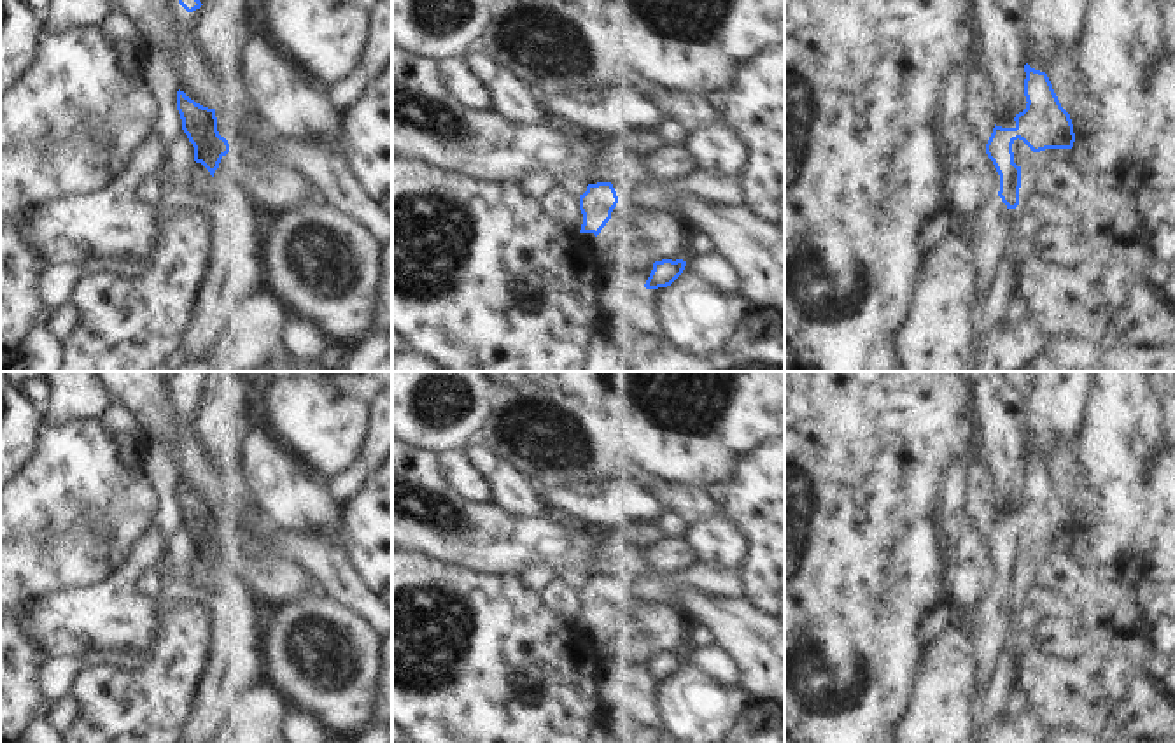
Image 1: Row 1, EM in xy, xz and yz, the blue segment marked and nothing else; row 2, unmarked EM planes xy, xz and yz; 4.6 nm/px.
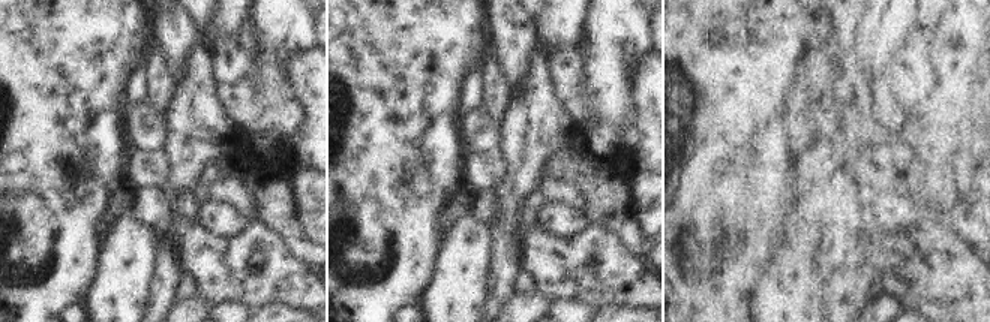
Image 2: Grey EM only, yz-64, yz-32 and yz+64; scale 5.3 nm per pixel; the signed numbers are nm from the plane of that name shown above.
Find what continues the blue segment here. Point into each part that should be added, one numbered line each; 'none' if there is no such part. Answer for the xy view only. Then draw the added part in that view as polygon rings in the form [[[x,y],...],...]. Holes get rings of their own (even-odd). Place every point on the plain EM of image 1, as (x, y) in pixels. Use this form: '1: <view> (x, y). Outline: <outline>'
none

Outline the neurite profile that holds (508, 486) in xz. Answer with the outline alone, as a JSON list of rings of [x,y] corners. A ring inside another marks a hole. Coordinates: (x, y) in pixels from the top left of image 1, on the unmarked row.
[[[478,438],[468,442],[461,452],[482,473],[490,487],[492,503],[506,505],[515,517],[536,519],[548,515],[538,487],[527,475],[497,457]]]

